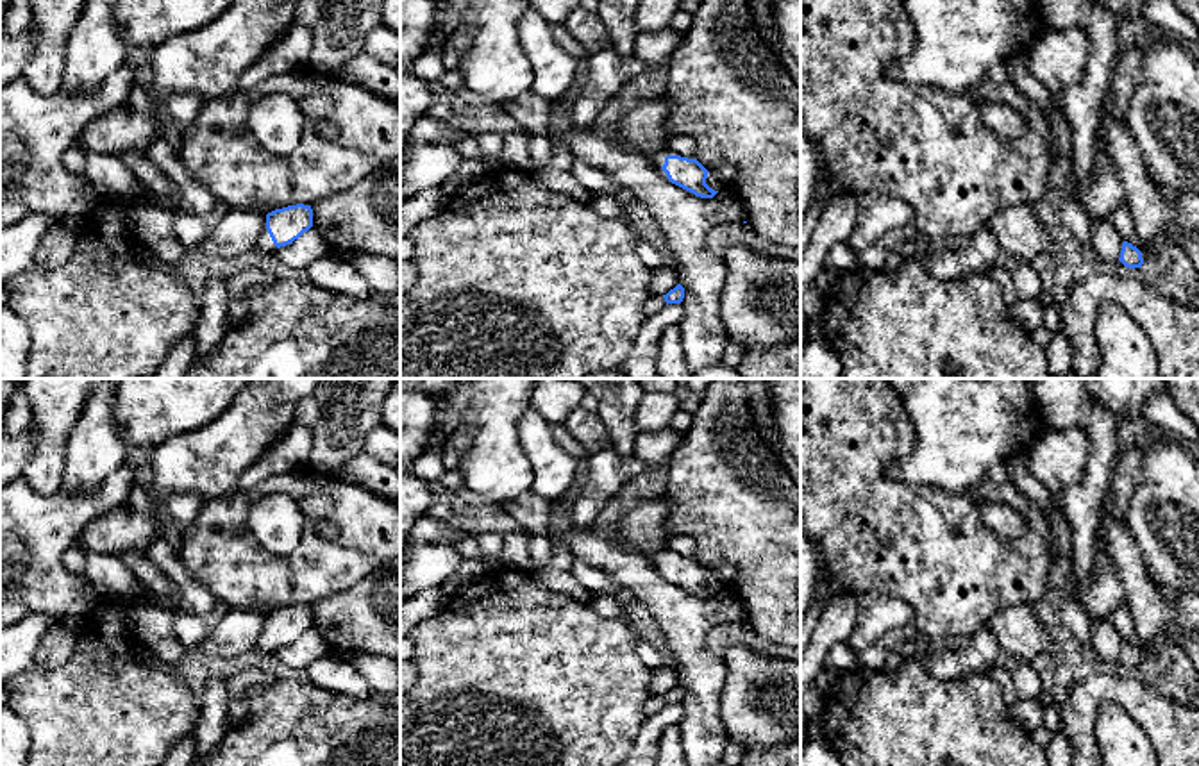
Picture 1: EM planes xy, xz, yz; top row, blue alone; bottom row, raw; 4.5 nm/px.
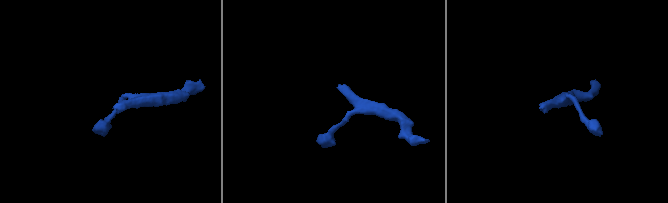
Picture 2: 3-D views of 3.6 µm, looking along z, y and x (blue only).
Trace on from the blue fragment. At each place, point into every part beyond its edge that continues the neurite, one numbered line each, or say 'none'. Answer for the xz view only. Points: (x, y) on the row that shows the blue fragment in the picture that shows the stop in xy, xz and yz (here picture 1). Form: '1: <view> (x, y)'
1: xz (658, 161)

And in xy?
1: xy (265, 245)

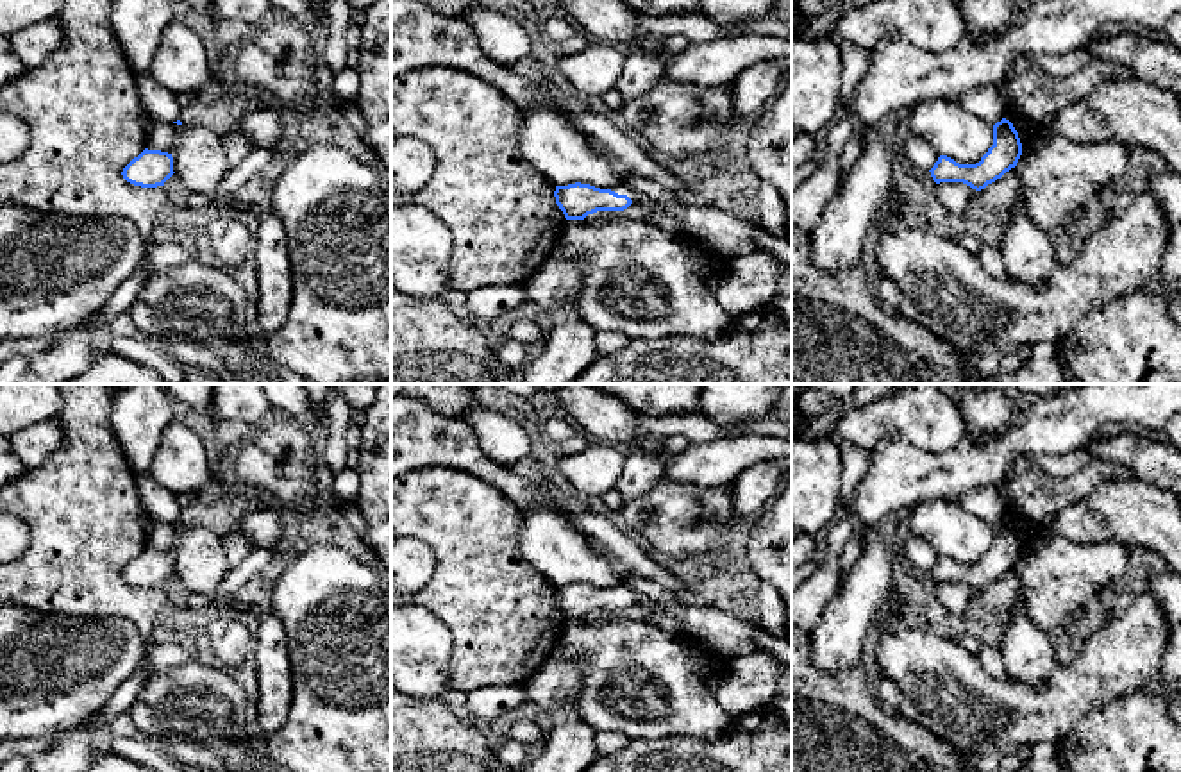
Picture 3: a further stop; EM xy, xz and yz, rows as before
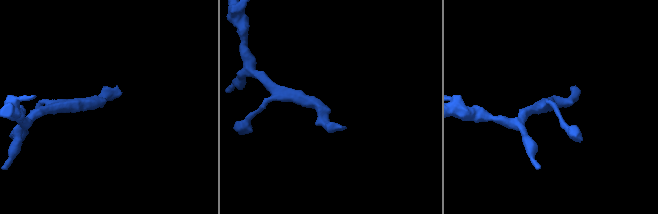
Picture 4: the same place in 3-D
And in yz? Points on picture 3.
none

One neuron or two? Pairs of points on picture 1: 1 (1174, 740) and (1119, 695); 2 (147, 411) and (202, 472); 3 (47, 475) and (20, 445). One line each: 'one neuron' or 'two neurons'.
1: one neuron
2: two neurons
3: two neurons

